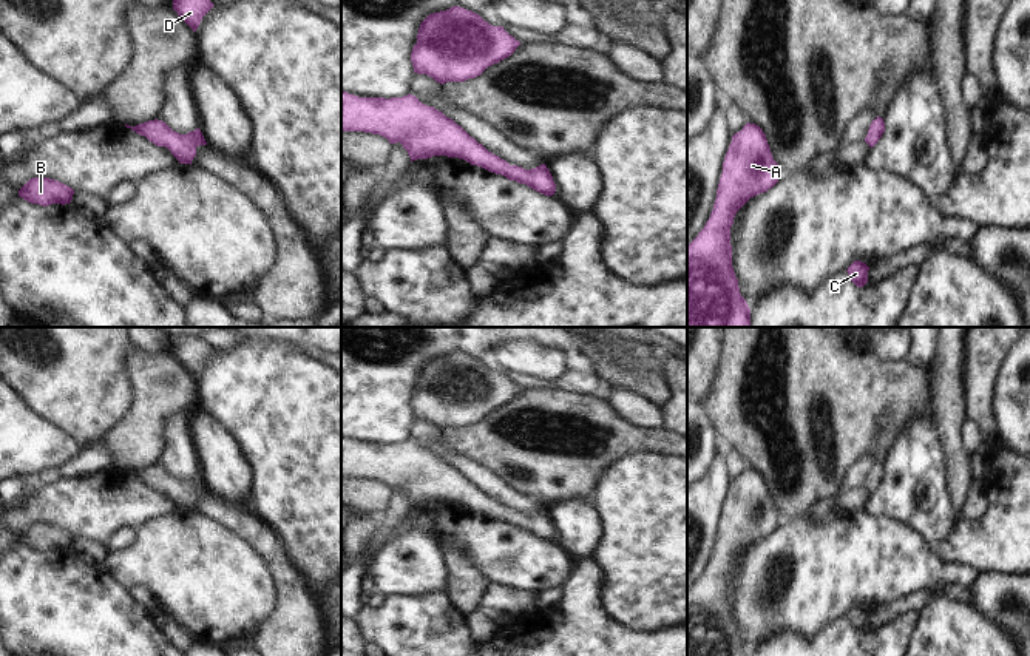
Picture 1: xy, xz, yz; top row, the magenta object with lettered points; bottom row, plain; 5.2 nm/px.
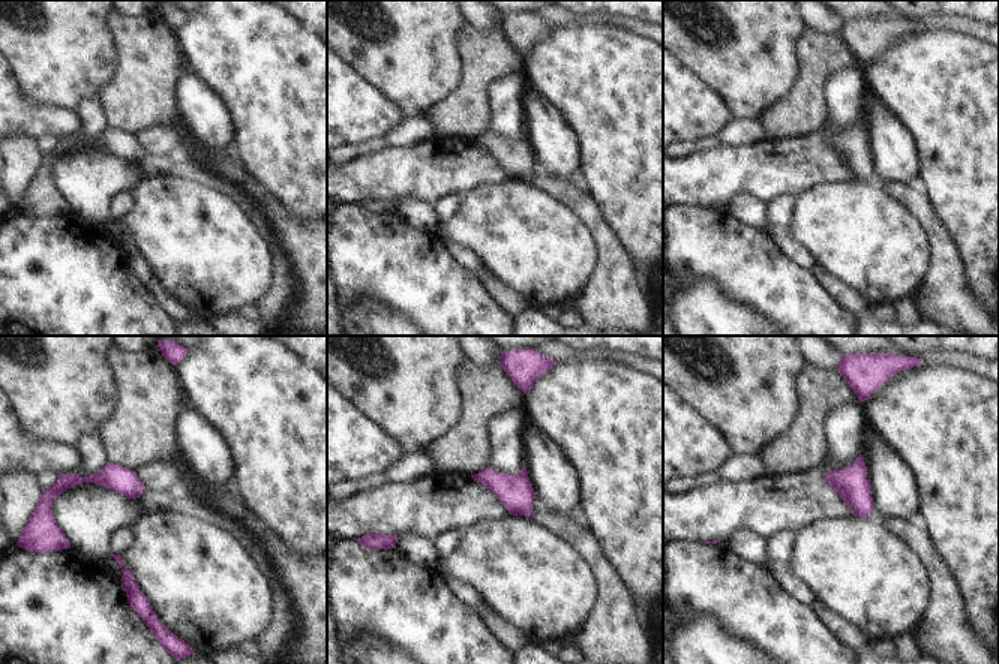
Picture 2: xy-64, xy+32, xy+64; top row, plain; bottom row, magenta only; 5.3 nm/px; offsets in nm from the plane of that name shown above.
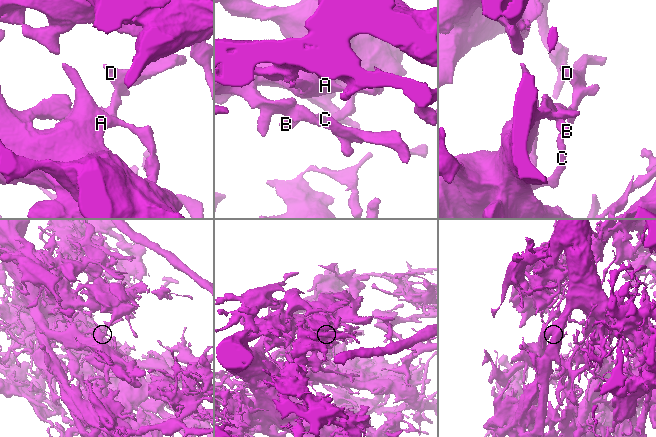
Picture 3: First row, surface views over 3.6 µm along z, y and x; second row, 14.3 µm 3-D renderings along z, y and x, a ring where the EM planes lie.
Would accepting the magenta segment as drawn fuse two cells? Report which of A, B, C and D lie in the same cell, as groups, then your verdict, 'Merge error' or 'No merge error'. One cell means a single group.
Groups: A B C D. No merge error

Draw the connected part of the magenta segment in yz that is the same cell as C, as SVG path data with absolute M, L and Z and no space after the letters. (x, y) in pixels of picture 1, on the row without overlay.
M854 607L846 617L857 633L863 633L868 628L868 616L869 613L865 608Z

